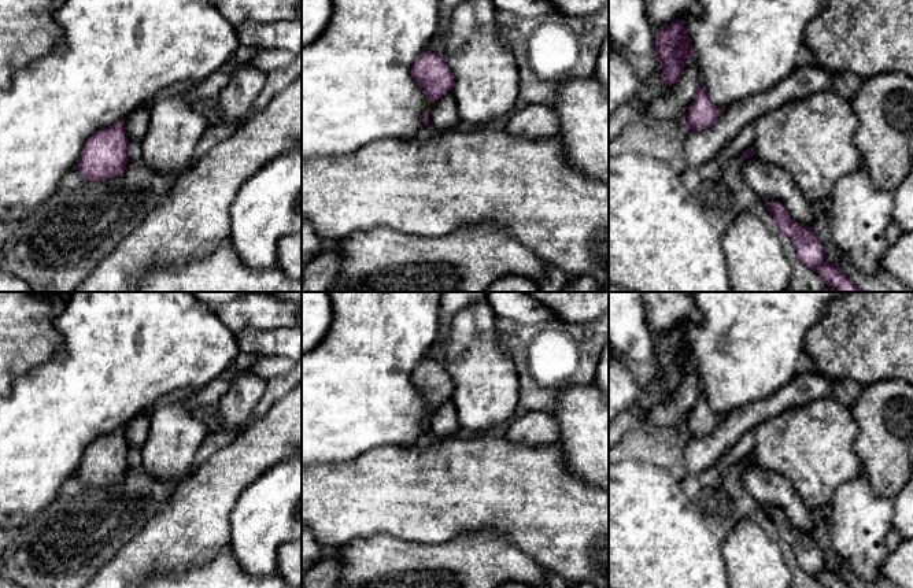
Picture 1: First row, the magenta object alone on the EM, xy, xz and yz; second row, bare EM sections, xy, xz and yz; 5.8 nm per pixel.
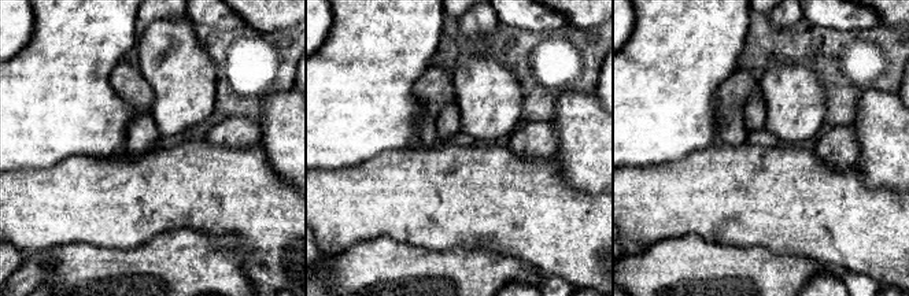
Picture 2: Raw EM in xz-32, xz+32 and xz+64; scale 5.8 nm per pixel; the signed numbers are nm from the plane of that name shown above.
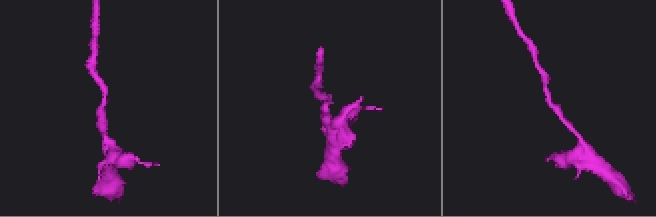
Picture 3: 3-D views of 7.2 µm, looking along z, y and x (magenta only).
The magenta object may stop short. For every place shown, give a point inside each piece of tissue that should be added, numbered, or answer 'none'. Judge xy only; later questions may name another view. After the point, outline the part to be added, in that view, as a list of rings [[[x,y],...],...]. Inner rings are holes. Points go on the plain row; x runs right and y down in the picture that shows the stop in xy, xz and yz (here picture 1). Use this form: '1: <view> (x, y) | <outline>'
none

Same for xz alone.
none

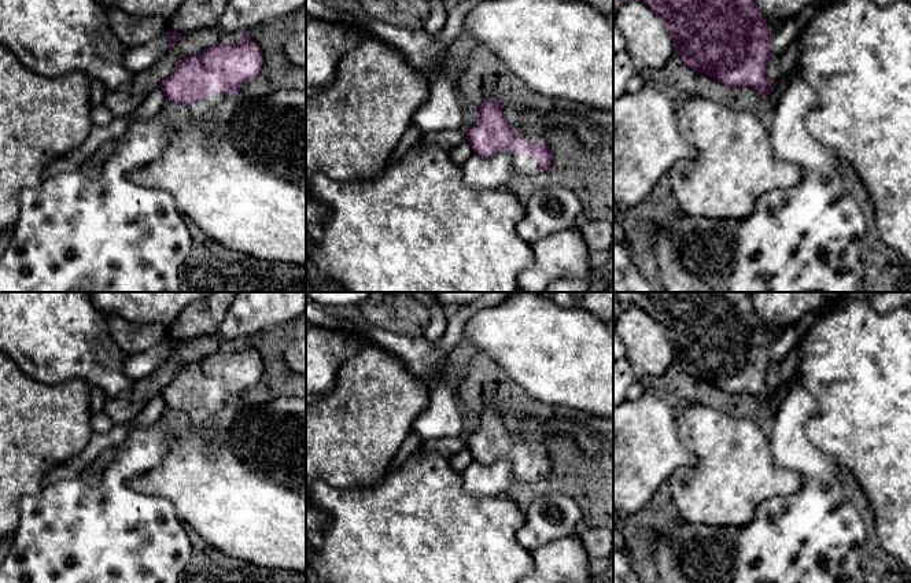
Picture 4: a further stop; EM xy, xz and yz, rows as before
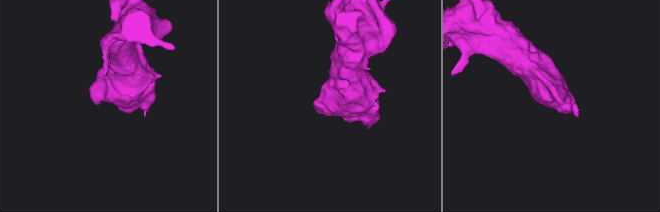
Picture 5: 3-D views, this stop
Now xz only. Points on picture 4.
1: xz (526, 472) | [[[517,457],[509,460],[513,465],[513,479],[523,483],[538,483],[538,469],[534,464],[517,461]]]

